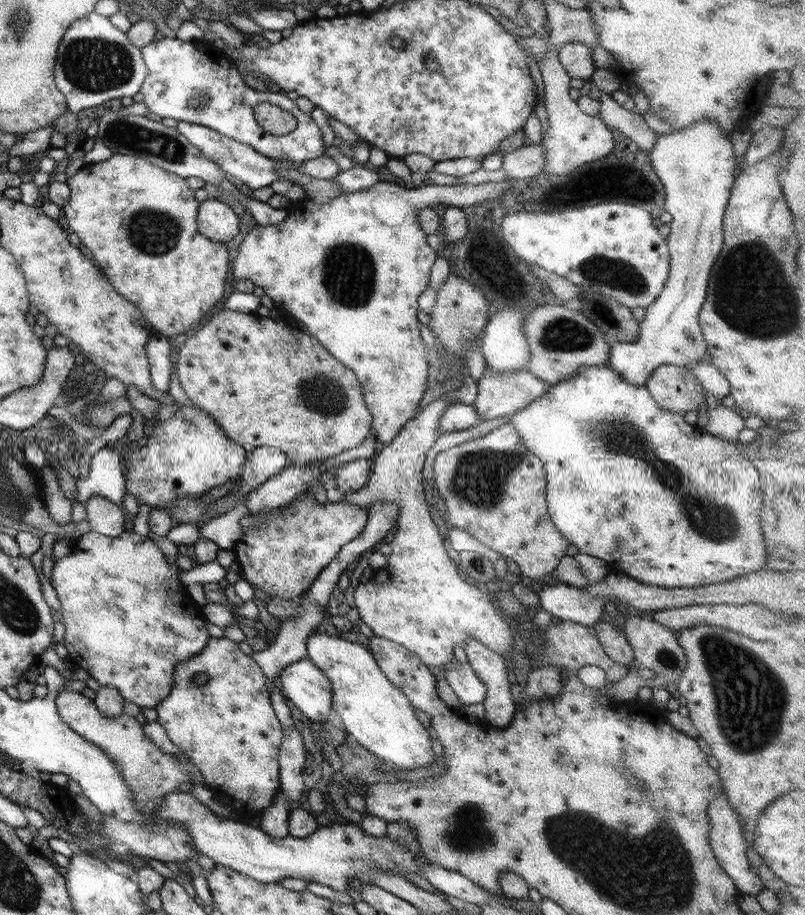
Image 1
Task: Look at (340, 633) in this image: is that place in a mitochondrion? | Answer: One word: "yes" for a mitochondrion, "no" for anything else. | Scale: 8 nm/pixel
no

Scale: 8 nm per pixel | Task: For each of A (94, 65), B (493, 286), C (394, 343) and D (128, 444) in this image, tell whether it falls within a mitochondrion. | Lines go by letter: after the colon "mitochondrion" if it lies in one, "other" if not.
A: mitochondrion
B: other
C: other
D: other

